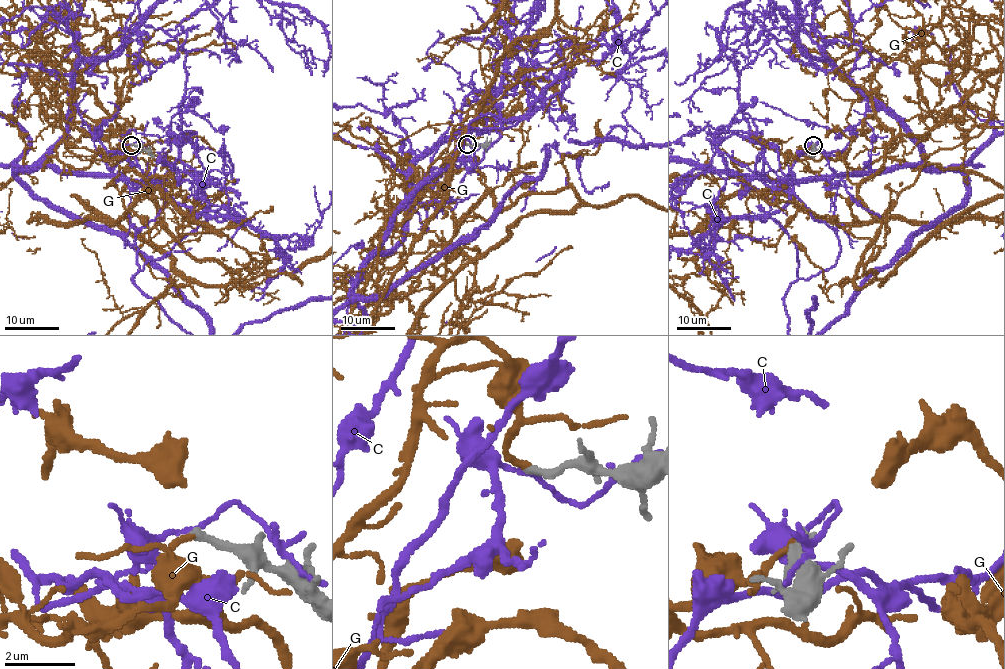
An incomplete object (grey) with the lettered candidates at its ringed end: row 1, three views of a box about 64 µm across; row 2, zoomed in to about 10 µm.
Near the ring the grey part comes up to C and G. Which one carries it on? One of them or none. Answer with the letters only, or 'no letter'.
G

